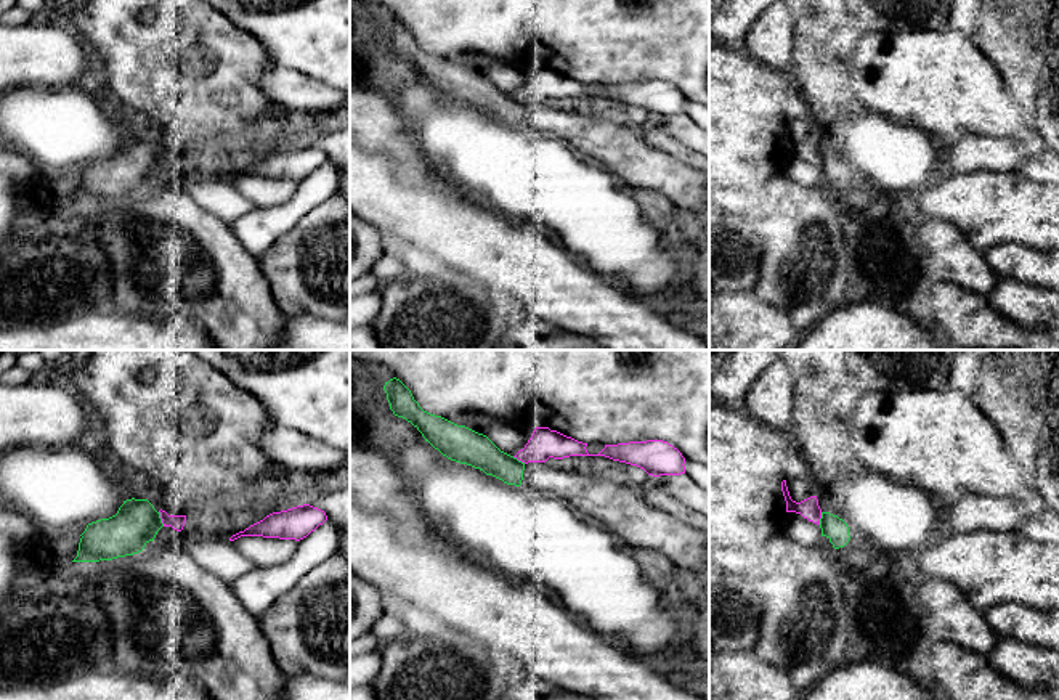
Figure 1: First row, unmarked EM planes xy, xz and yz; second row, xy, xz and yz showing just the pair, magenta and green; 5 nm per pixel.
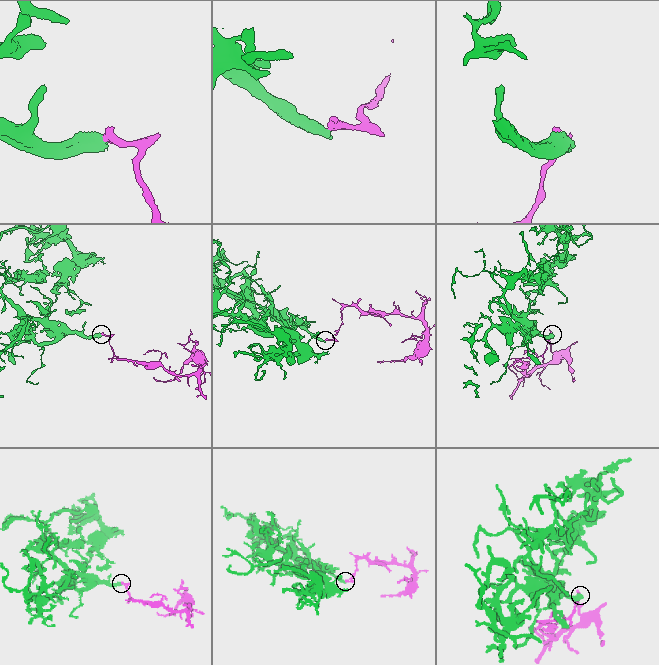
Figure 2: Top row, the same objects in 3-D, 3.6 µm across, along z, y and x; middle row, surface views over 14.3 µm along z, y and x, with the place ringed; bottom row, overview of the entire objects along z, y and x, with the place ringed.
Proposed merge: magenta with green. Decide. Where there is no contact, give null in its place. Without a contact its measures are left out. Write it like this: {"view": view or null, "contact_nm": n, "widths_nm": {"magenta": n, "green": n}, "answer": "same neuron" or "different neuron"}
{"view": "xy", "contact_nm": 80, "widths_nm": {"magenta": 80, "green": 220}, "answer": "different neuron"}

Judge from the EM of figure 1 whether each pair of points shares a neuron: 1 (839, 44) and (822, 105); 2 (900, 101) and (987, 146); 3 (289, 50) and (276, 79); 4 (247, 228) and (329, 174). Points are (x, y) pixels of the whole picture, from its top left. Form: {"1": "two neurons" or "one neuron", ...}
{"1": "one neuron", "2": "two neurons", "3": "two neurons", "4": "one neuron"}

